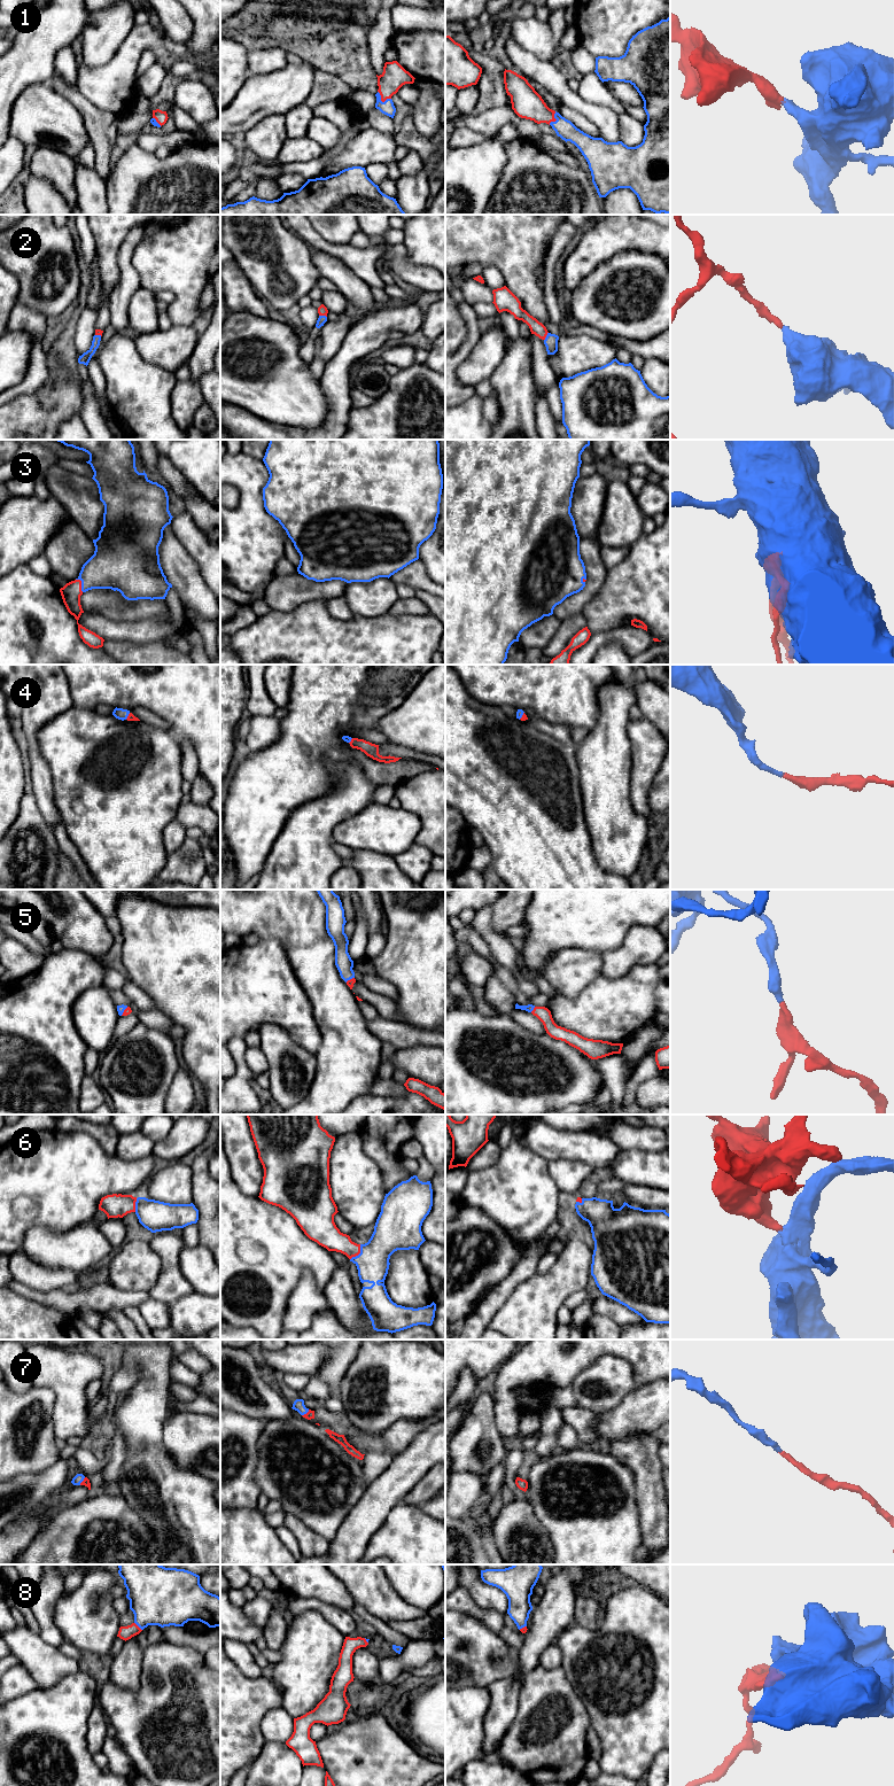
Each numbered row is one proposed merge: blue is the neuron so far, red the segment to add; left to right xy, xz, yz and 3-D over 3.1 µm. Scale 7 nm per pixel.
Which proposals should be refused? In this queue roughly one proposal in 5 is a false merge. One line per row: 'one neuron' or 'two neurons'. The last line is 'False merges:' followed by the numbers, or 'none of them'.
1: one neuron
2: one neuron
3: one neuron
4: one neuron
5: one neuron
6: one neuron
7: one neuron
8: one neuron
False merges: none of them

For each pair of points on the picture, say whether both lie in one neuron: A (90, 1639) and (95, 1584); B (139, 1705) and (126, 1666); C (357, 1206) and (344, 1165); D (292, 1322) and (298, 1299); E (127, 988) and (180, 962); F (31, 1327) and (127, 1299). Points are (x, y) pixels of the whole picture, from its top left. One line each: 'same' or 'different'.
A: same
B: different
C: same
D: same
E: different
F: different

